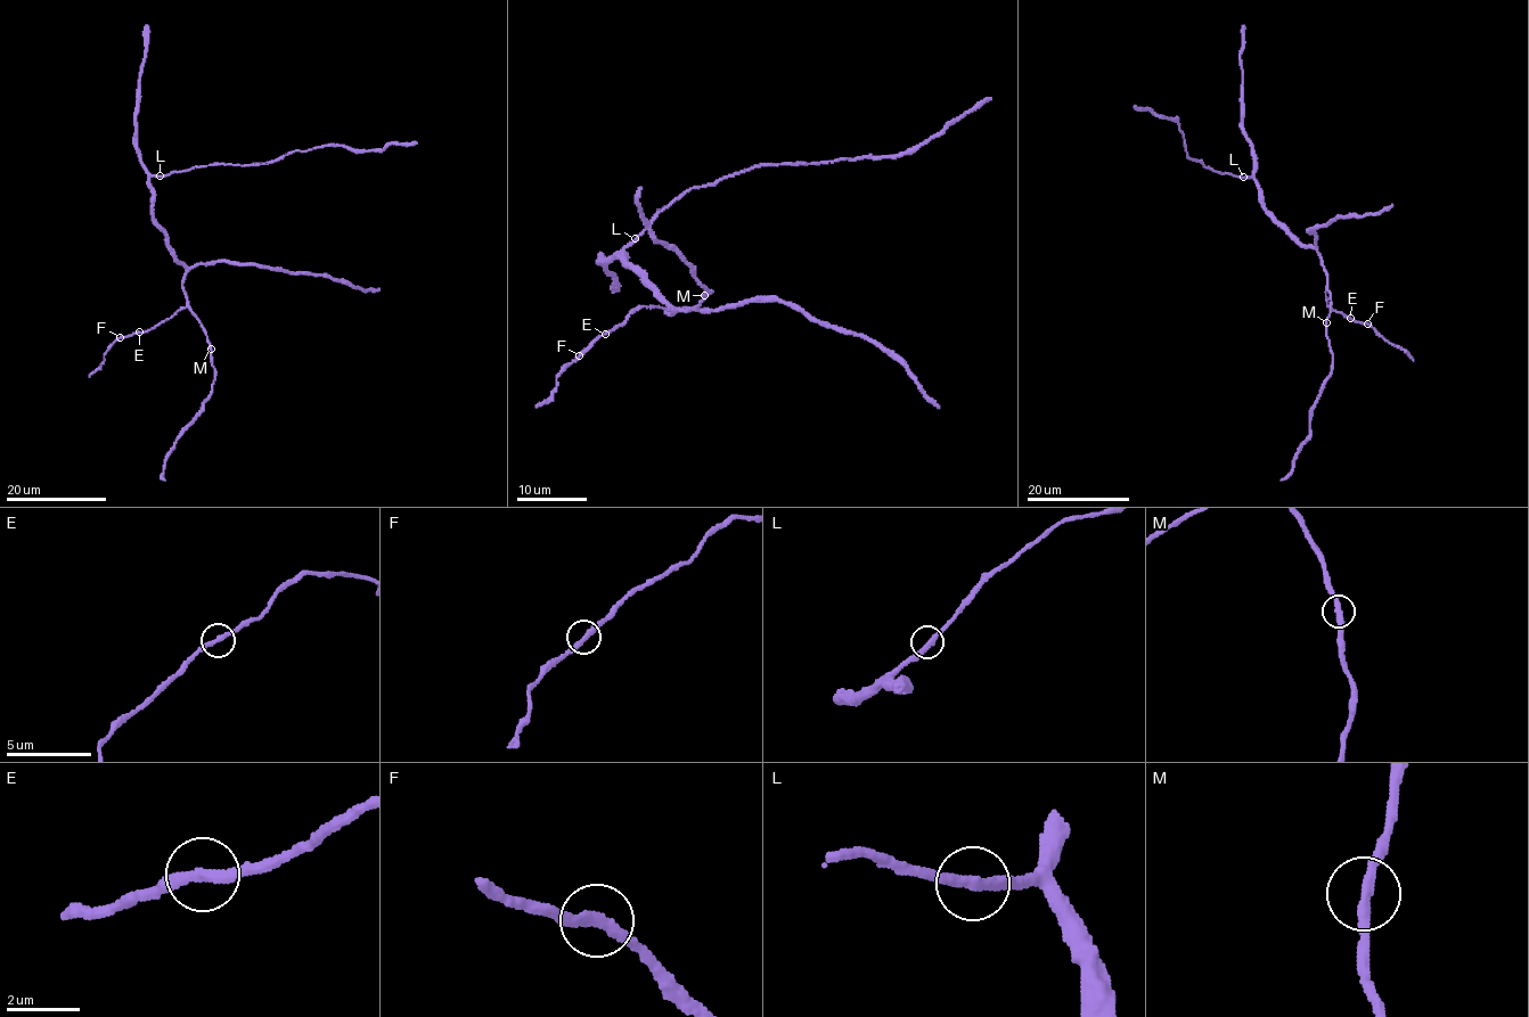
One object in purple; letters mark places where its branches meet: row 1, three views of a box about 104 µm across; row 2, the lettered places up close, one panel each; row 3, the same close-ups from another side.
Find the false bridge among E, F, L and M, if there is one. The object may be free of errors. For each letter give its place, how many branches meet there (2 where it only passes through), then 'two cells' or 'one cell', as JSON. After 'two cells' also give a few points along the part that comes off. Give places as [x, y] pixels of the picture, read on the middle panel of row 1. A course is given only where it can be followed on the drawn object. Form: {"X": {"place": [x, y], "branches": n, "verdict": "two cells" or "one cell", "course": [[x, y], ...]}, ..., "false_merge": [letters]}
{"E": {"place": [605, 334], "branches": 2, "verdict": "one cell"}, "F": {"place": [579, 355], "branches": 2, "verdict": "one cell"}, "L": {"place": [635, 238], "branches": 2, "verdict": "one cell"}, "M": {"place": [704, 295], "branches": 2, "verdict": "one cell"}, "false_merge": []}

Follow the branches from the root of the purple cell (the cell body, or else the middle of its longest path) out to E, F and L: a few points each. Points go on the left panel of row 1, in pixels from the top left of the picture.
E: (153, 211), (153, 220), (165, 236), (165, 244), (185, 268), (182, 290), (186, 306), (155, 327), (139, 331)
F: (153, 211), (153, 220), (165, 236), (165, 244), (185, 268), (182, 290), (186, 306), (147, 330), (120, 337)
L: (153, 211), (150, 177), (160, 175)

